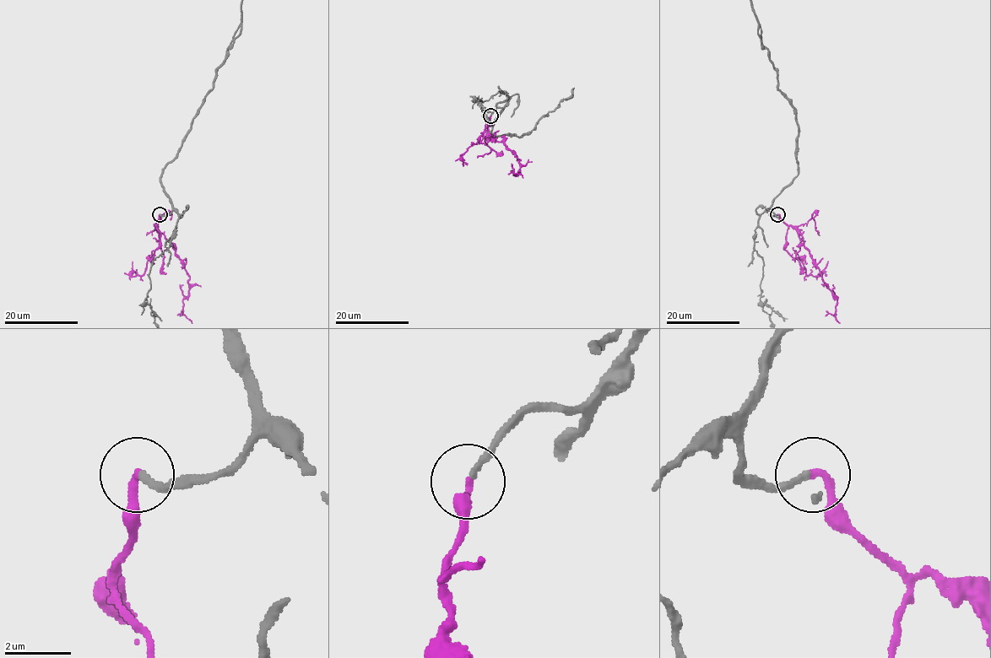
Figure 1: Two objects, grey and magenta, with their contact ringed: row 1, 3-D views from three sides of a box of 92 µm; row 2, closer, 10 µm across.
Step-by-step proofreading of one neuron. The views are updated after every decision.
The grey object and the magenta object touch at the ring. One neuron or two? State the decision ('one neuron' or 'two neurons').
one neuron

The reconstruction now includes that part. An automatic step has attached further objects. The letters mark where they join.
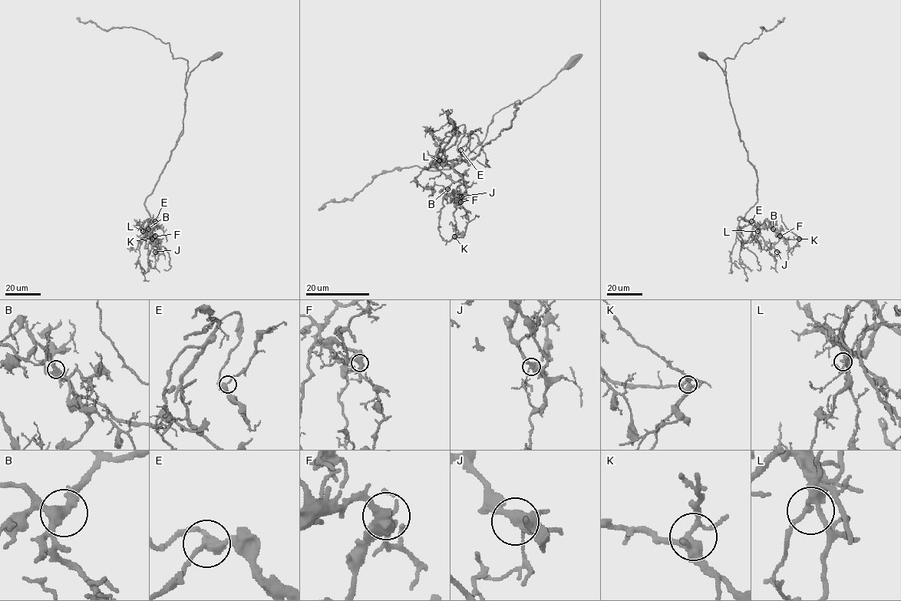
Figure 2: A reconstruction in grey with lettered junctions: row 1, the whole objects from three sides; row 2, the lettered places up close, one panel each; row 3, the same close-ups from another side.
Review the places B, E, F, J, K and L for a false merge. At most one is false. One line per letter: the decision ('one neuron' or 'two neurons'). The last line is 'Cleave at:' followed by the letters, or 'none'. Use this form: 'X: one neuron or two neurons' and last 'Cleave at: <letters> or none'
B: two neurons
E: one neuron
F: one neuron
J: one neuron
K: one neuron
L: one neuron
Cleave at: B

